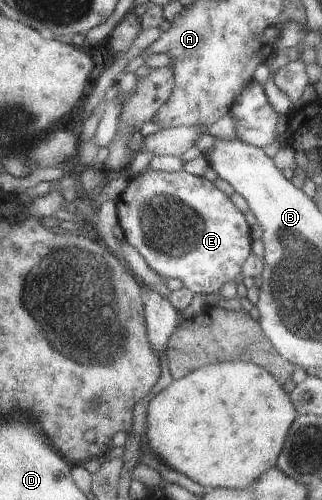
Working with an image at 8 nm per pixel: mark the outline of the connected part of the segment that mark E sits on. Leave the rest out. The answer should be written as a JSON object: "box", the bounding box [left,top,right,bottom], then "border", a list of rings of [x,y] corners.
{"box":[114,170,253,294],"border":[[[145,170],[144,173],[136,174],[127,183],[124,191],[114,199],[117,213],[118,227],[122,230],[124,241],[130,247],[133,247],[140,257],[144,259],[146,267],[150,271],[154,271],[156,275],[164,280],[166,278],[176,278],[180,280],[183,286],[193,293],[214,294],[221,285],[227,281],[232,281],[237,273],[241,273],[243,261],[251,254],[251,245],[253,240],[250,238],[250,227],[244,220],[244,214],[229,200],[229,197],[220,192],[210,180],[202,176],[194,176],[184,172],[184,170],[176,172],[159,172],[156,170]]]}

